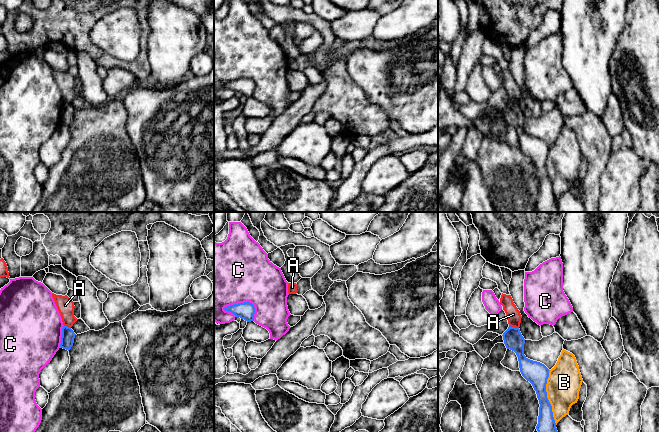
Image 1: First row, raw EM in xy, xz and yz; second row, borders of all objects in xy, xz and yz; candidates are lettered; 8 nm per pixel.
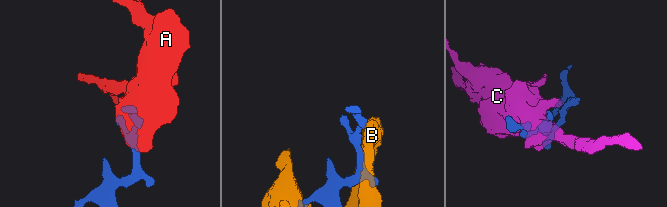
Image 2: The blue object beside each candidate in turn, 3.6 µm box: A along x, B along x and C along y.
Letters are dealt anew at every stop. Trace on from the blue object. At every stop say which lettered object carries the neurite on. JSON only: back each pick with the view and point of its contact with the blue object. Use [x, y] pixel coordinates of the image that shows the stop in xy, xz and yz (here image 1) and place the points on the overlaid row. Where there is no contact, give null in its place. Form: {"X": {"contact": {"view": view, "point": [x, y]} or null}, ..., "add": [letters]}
{"add": []}

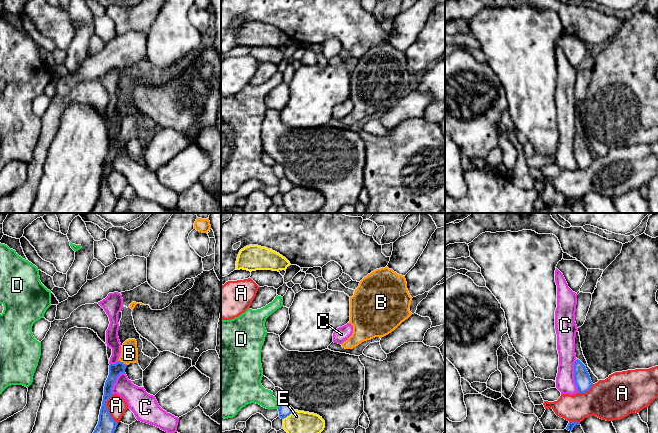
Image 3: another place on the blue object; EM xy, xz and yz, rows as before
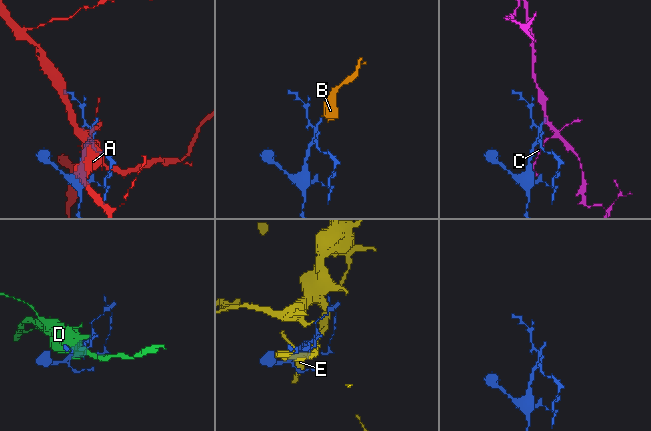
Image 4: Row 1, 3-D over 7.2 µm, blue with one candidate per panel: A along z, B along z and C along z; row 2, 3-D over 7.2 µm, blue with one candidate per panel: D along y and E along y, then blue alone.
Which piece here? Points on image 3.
{"B": {"contact": {"view": "xy", "point": [122, 362]}}, "add": ["B"]}

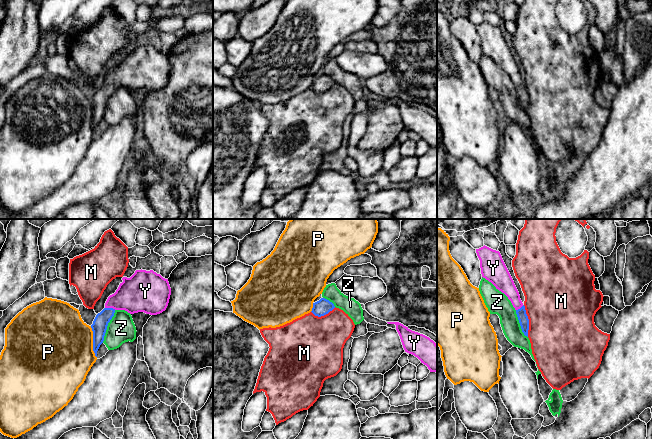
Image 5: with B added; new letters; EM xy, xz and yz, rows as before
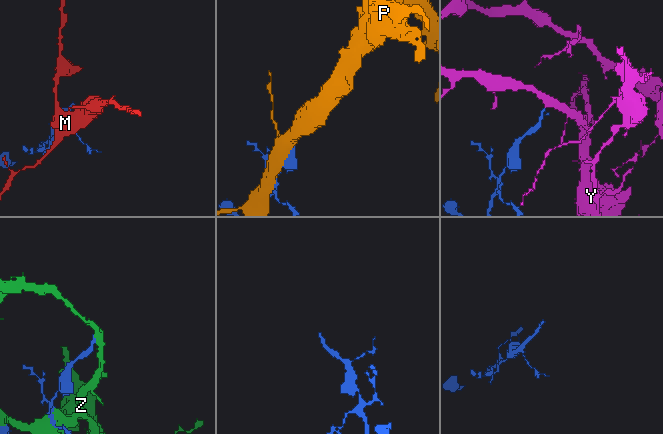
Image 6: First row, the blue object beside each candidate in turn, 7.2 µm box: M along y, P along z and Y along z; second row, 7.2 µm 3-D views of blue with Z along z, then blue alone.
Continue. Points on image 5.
{"Y": {"contact": {"view": "xy", "point": [110, 308]}}, "add": ["Y"]}

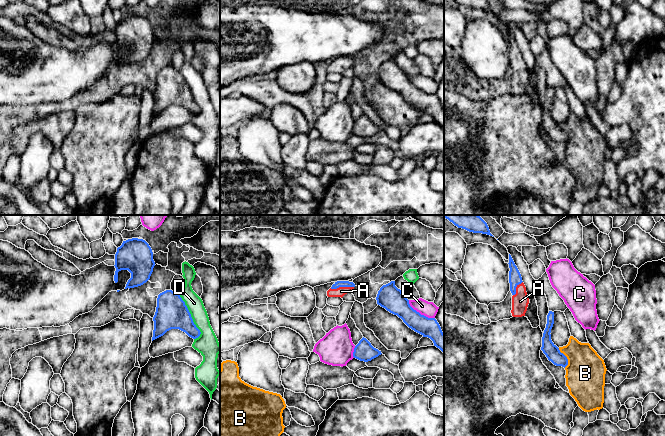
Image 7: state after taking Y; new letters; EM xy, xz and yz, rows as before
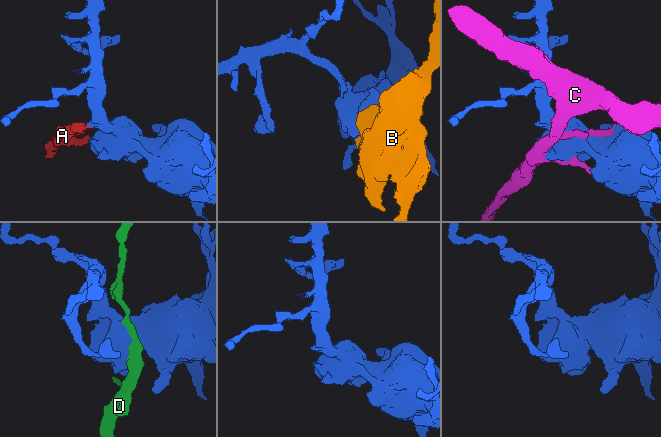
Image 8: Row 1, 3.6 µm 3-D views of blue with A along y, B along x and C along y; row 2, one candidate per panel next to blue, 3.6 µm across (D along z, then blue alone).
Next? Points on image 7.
{"A": {"contact": {"view": "xz", "point": [341, 286]}}, "add": ["A"]}

